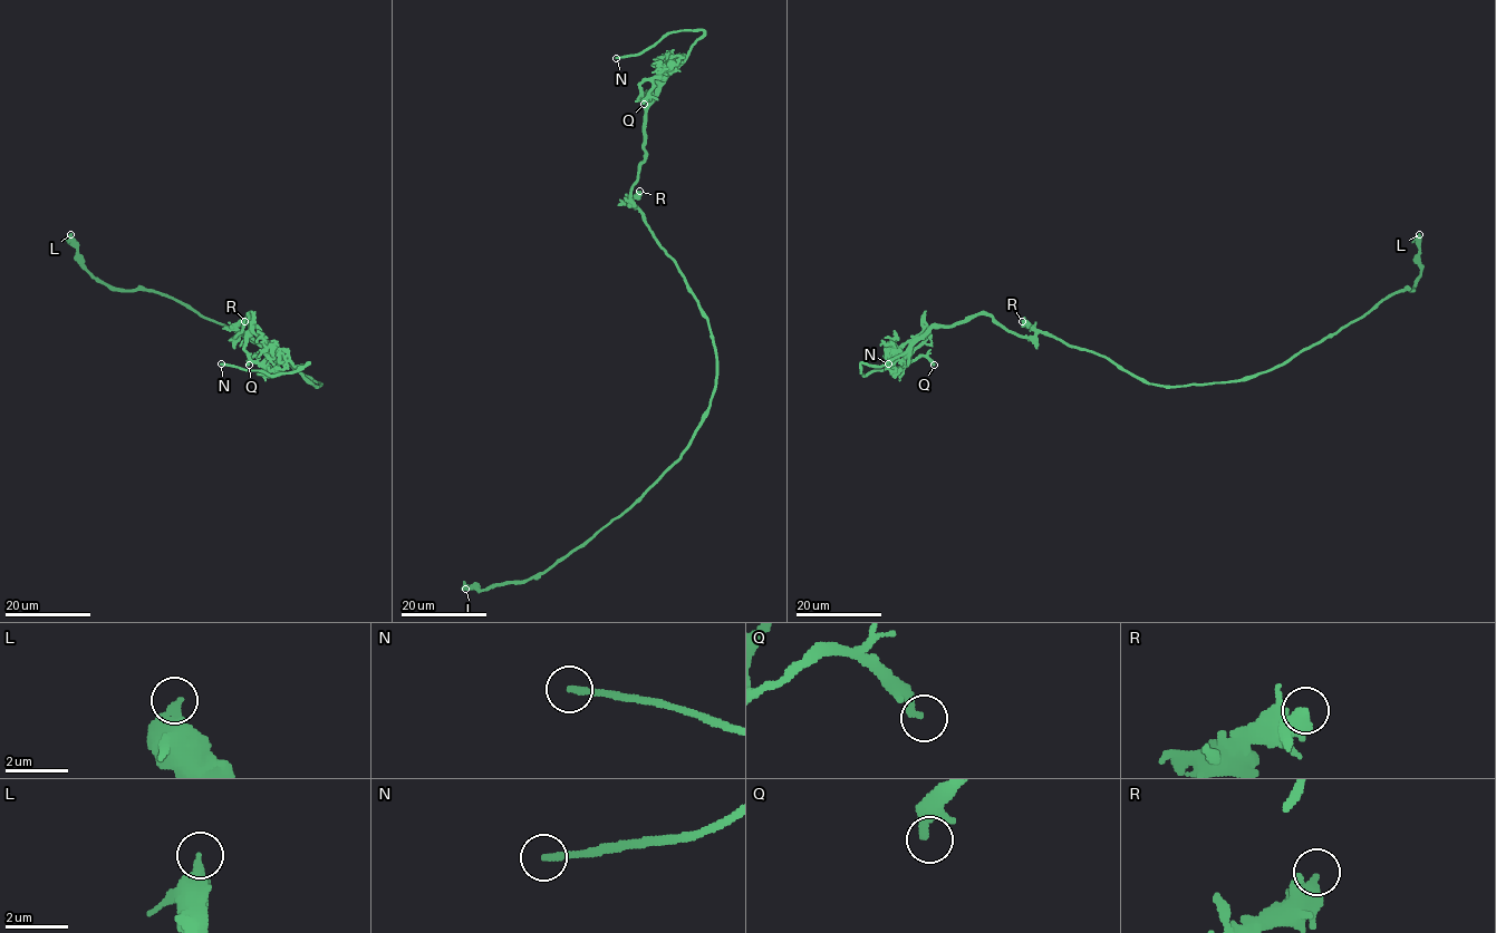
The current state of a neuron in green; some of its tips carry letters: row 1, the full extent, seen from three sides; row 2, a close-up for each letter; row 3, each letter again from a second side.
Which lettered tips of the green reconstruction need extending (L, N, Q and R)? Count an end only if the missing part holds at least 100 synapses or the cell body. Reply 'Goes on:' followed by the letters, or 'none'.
Goes on: N

